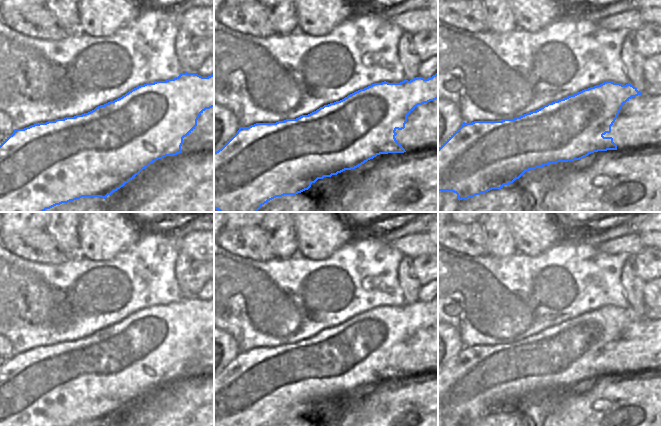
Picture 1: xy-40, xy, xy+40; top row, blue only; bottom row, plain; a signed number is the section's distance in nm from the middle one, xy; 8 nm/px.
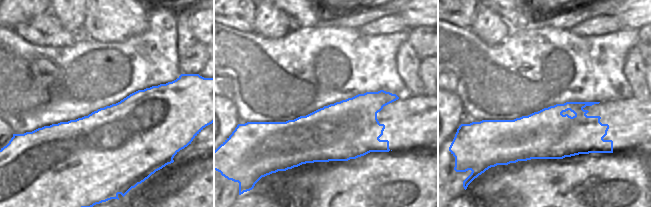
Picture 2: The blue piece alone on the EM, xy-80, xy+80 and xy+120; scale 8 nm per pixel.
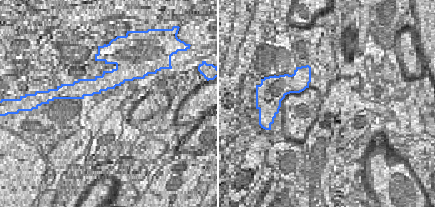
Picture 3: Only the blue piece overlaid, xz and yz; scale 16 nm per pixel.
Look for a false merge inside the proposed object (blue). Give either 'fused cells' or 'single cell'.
fused cells

